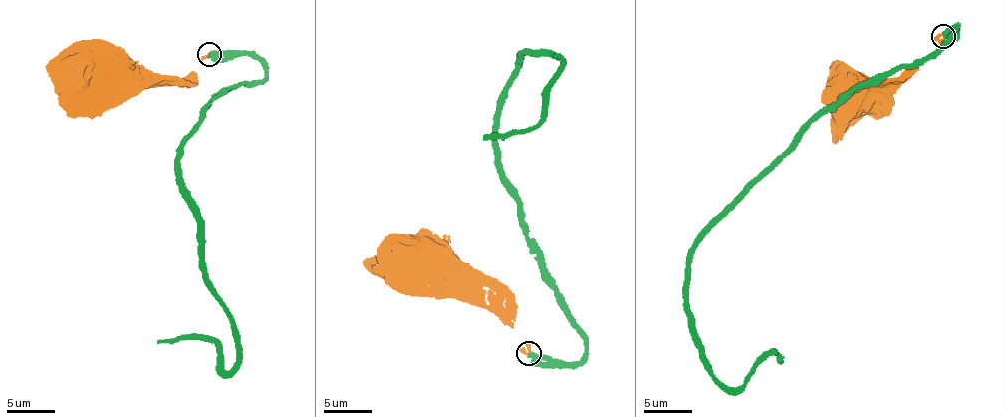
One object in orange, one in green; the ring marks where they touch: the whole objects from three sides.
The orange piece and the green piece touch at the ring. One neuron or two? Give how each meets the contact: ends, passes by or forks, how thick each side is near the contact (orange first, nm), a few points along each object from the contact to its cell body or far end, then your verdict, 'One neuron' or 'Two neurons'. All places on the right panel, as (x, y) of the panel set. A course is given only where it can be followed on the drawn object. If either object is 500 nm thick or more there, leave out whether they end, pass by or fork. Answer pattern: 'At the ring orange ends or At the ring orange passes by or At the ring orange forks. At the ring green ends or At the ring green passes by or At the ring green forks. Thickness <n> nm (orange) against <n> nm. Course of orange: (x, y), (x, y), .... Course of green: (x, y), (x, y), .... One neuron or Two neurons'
At the ring orange ends. At the ring green ends. Thickness 300 nm (orange) against 320 nm. Course of orange: (943, 36), (940, 44), (902, 82), (872, 88), (859, 100), (849, 92). Course of green: (943, 36), (954, 26), (821, 113), (693, 252), (704, 367), (737, 387), (771, 350), (783, 362). One neuron

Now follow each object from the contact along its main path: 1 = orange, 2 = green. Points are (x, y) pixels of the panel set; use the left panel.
1: (209, 53), (179, 82), (162, 84), (129, 79), (115, 86), (106, 75)
2: (209, 53), (264, 67), (204, 108), (177, 162), (237, 361), (221, 368), (208, 337), (157, 342)

